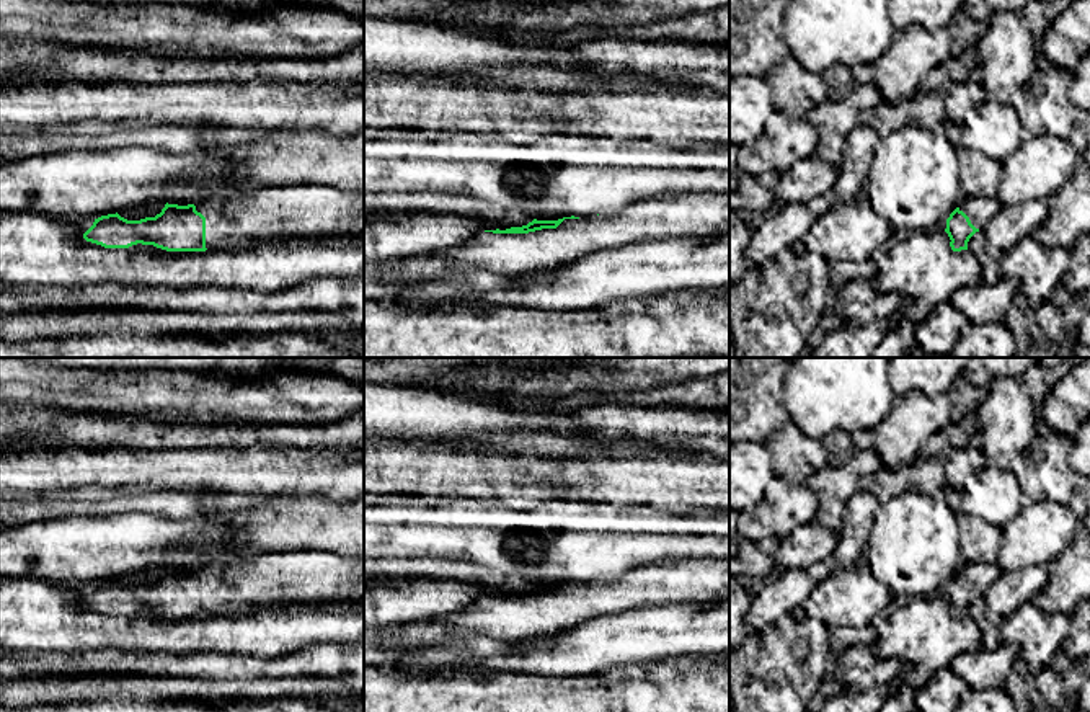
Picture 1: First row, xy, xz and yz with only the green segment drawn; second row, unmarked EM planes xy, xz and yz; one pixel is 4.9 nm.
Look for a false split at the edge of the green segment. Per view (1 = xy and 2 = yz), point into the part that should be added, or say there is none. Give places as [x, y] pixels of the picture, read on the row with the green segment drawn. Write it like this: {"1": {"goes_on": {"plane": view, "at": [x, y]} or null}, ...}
{"1": {"goes_on": {"plane": "xy", "at": [271, 216]}}, "2": {"goes_on": {"plane": "yz", "at": [979, 211]}}}

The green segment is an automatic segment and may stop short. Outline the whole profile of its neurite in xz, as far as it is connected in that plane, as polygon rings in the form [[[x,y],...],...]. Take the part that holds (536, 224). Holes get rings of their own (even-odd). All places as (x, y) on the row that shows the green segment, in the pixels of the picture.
[[[726,193],[651,199],[592,217],[534,219],[522,227],[480,232],[470,243],[449,251],[364,266],[364,302],[383,302],[405,283],[442,278],[454,269],[527,274],[636,242],[716,238],[723,234],[729,234]]]

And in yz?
[[[964,198],[964,201],[946,219],[945,232],[953,251],[968,250],[969,238],[982,230],[1000,211],[999,198]]]

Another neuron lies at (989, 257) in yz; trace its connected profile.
[[[982,230],[969,238],[968,250],[977,258],[982,268],[982,281],[986,284],[995,284],[1002,278],[1000,260],[1004,253]]]

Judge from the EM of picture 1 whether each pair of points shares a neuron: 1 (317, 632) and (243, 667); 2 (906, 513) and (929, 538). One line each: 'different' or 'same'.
1: different
2: same

